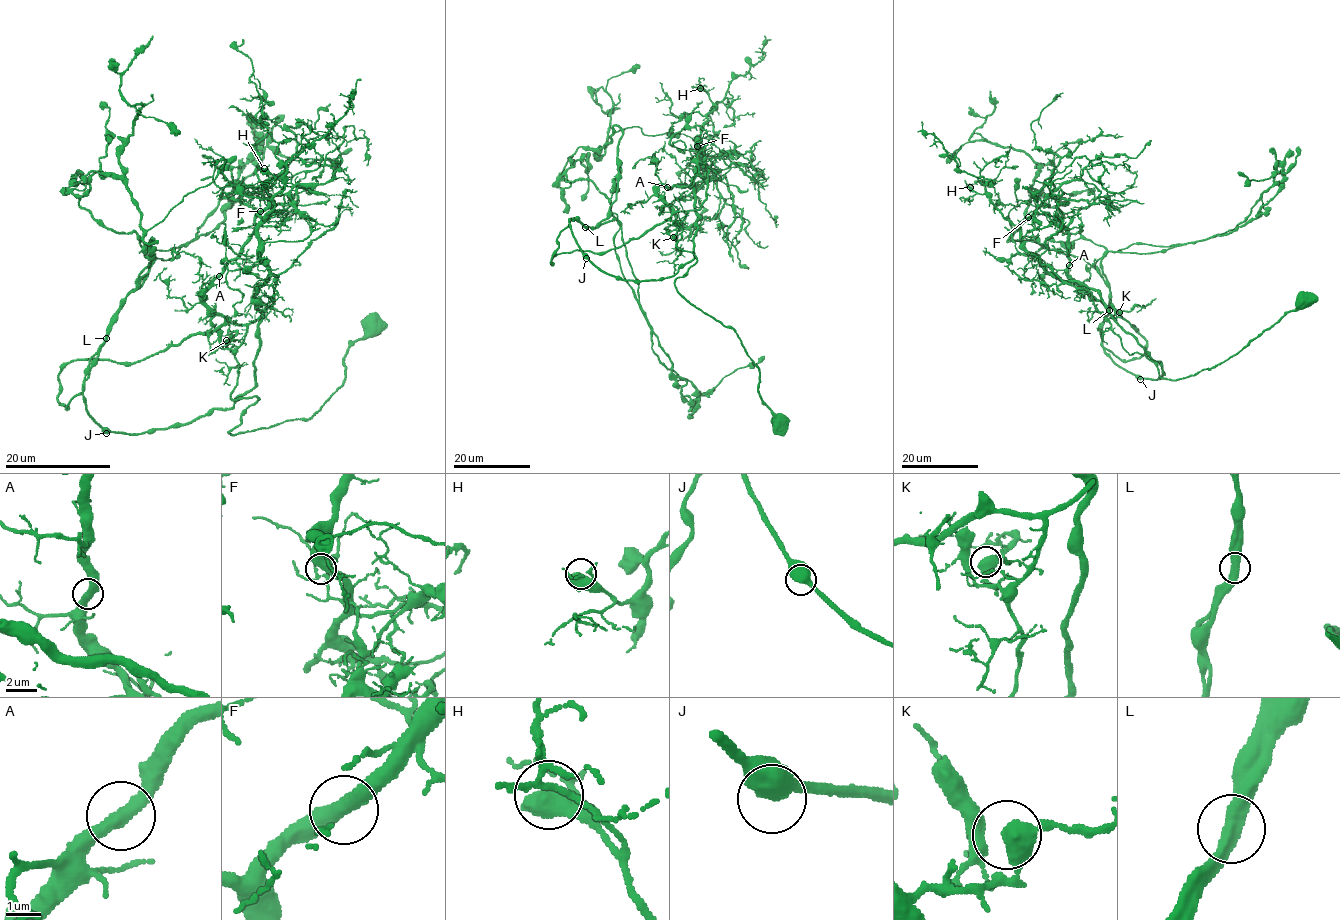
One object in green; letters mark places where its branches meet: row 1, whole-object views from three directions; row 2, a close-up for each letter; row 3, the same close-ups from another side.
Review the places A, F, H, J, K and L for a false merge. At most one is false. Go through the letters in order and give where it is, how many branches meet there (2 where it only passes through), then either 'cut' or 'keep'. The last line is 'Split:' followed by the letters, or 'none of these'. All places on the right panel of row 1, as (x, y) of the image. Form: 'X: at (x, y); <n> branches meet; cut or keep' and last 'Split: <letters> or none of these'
A: at (1069, 265); 2 branches meet; keep
F: at (1028, 217); 2 branches meet; keep
H: at (970, 187); 2 branches meet; keep
J: at (1140, 379); 2 branches meet; keep
K: at (1119, 312); 2 branches meet; keep
L: at (1109, 310); 2 branches meet; cut
Split: L

